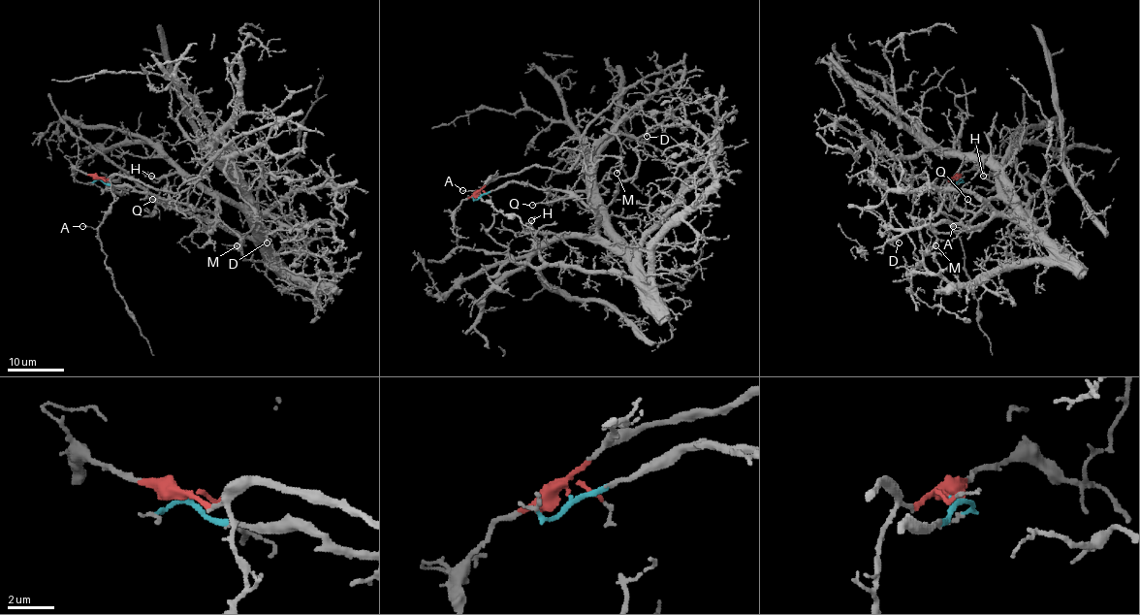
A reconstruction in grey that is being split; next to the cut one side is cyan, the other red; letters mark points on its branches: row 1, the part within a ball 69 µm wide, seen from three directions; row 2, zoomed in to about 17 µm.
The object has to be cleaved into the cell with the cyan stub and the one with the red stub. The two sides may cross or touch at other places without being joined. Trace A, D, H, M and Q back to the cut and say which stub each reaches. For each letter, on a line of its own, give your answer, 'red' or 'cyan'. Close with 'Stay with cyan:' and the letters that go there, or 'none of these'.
A: red
D: cyan
H: cyan
M: cyan
Q: cyan
Stay with cyan: D, H, M, Q

